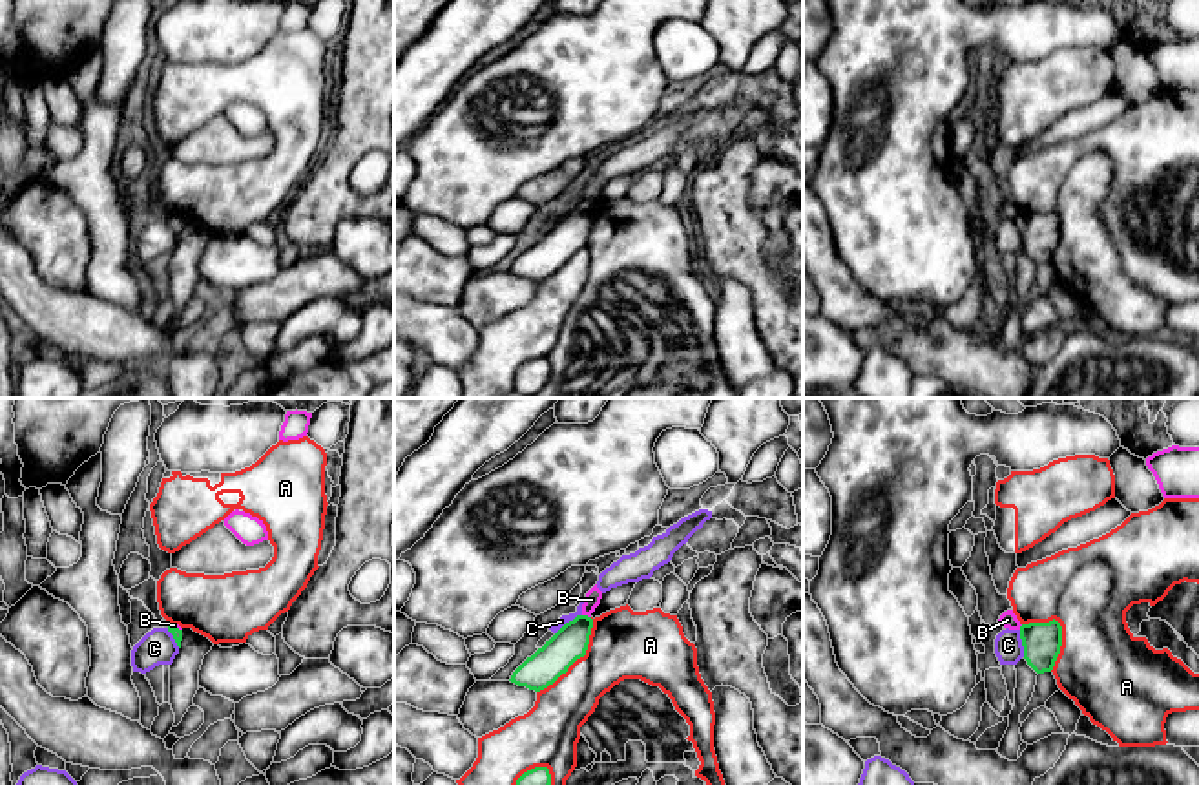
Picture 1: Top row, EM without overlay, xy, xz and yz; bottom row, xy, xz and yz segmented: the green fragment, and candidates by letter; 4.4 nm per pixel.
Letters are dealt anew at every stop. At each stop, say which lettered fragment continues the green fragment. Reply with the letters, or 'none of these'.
none of these

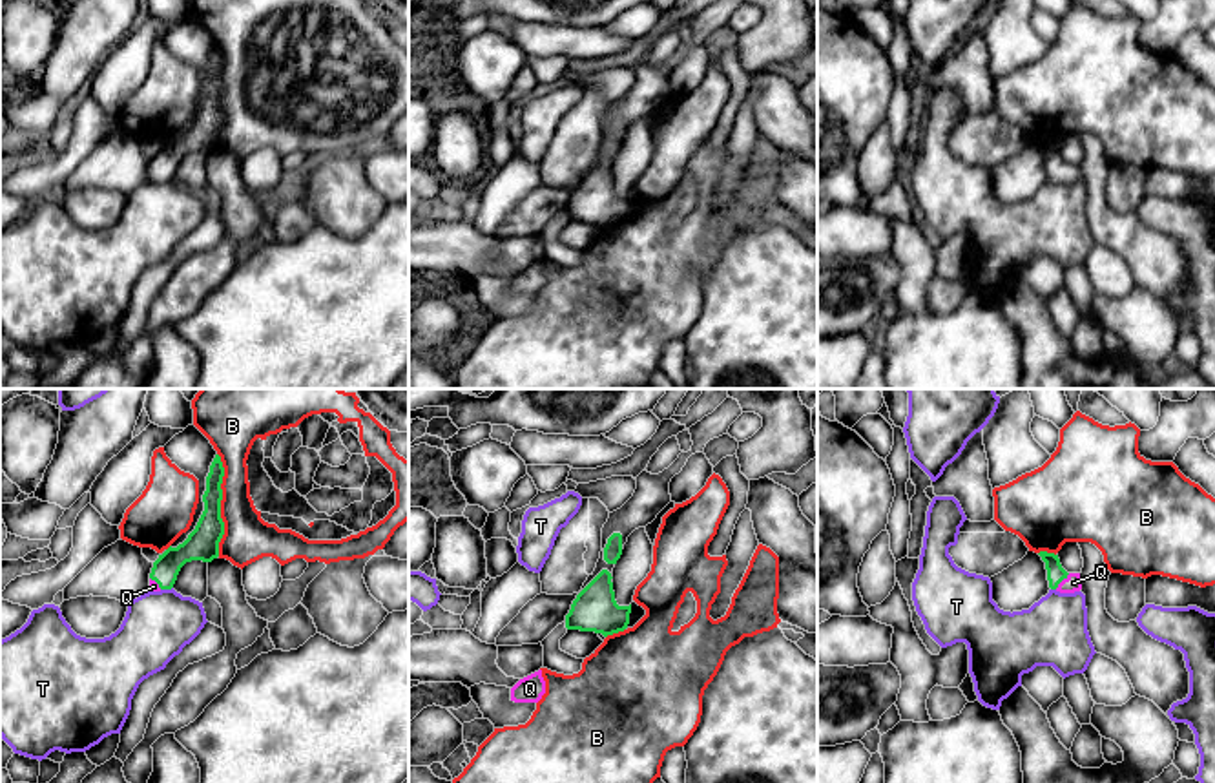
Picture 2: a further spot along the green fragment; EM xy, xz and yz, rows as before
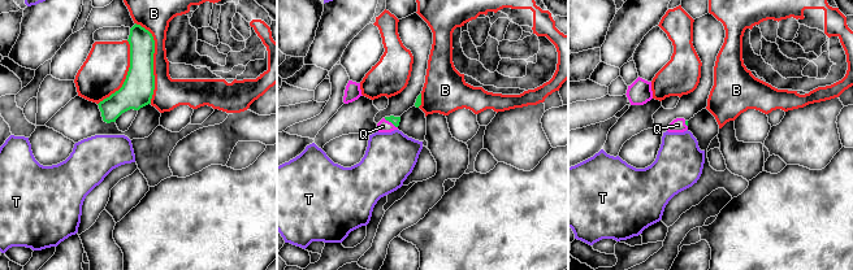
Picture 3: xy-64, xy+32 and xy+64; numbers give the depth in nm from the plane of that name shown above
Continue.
Q

